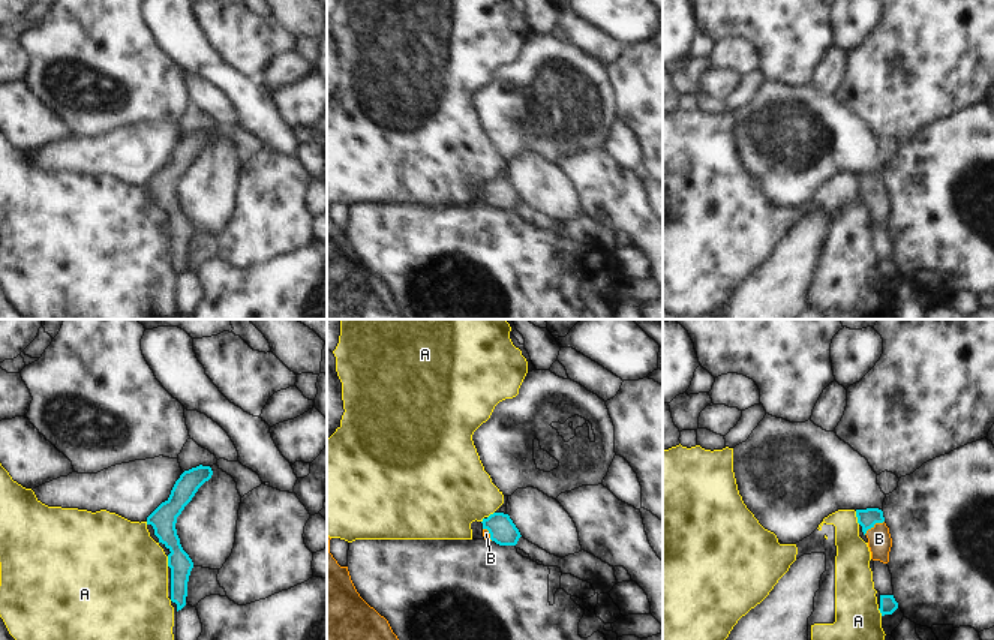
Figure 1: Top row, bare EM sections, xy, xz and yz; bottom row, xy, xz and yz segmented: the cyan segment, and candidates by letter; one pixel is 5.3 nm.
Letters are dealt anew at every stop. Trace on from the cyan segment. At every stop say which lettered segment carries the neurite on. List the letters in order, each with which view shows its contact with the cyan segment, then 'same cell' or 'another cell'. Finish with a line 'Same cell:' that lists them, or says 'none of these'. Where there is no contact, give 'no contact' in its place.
A: meets cyan in yz; another cell
B: meets cyan in yz; same cell
Same cell: B

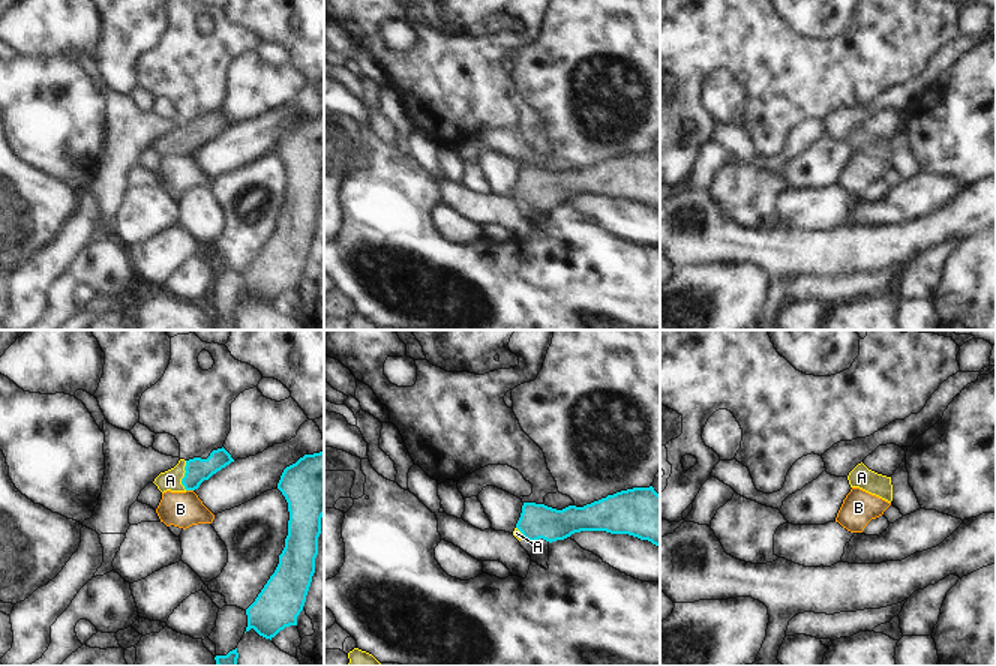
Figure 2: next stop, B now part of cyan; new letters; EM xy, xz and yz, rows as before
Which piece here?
A: meets cyan in xy; same cell
B: meets cyan in xy; another cell
Same cell: A

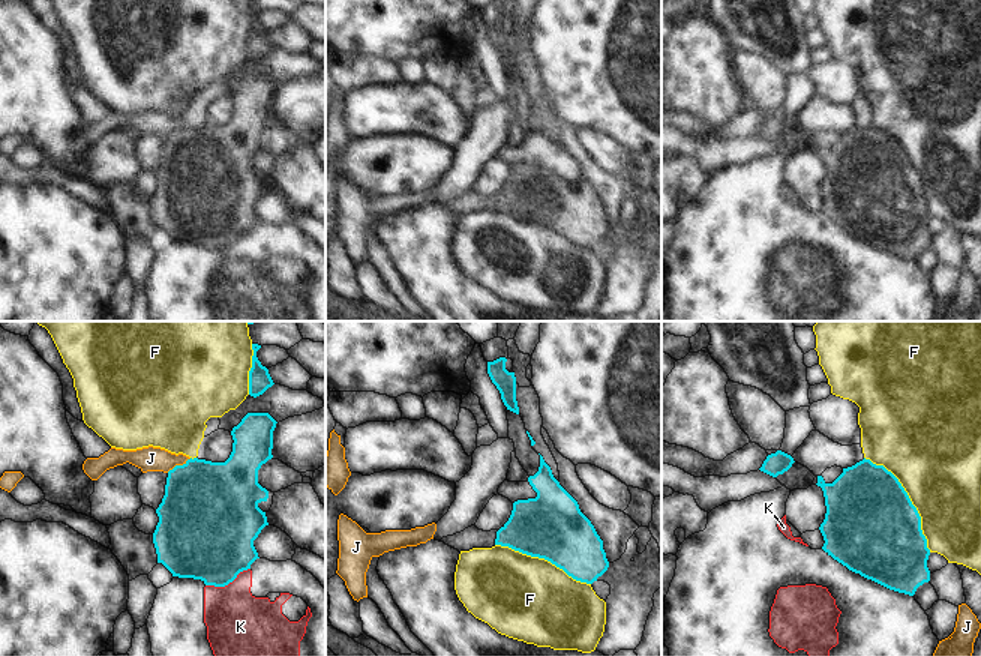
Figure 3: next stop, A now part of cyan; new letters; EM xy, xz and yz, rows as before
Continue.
F: meets cyan in yz; another cell
J: meets cyan in xy; another cell
K: meets cyan in xy; another cell
Same cell: none of these

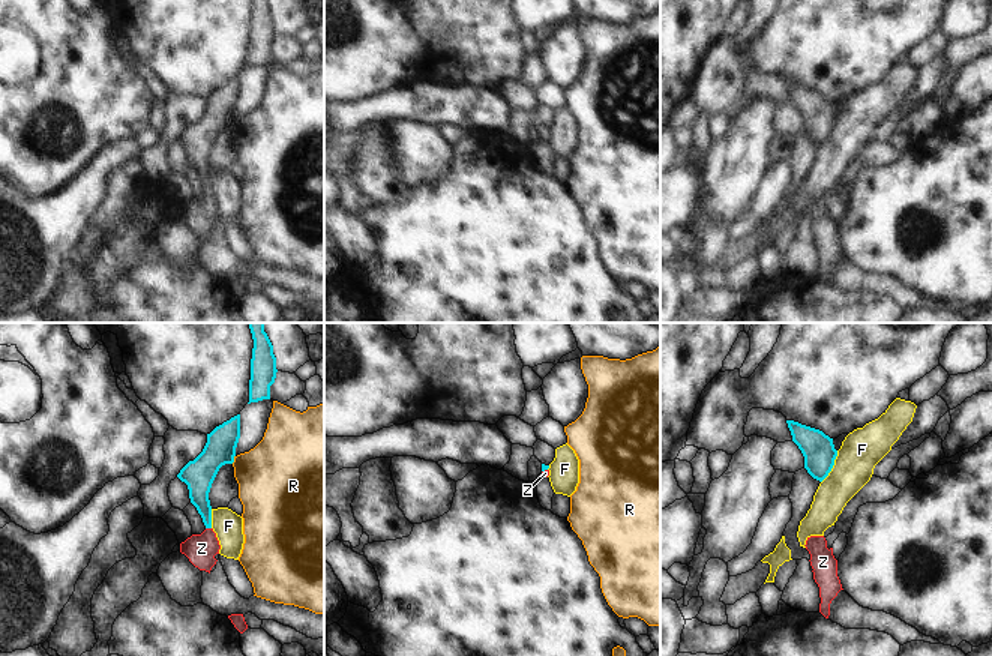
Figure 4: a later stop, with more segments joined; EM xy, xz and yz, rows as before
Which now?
F: meets cyan in yz; another cell
R: meets cyan in xy; another cell
Z: meets cyan in xy; same cell
Same cell: Z

